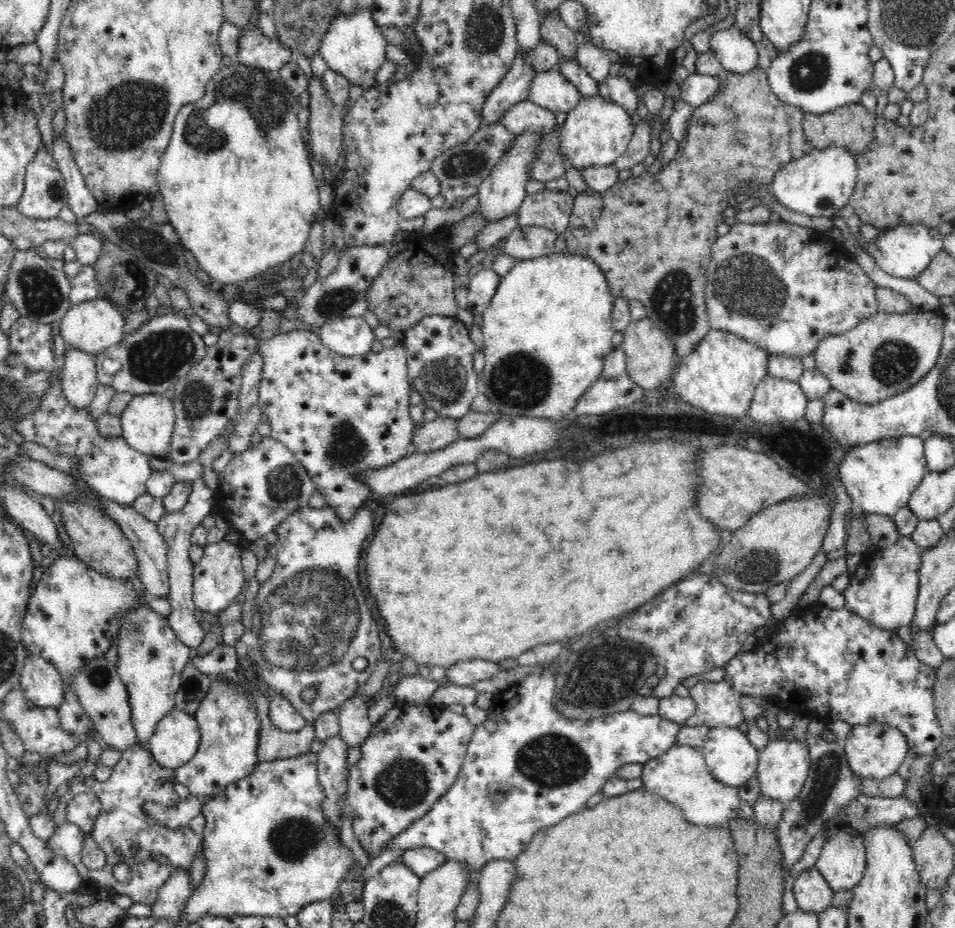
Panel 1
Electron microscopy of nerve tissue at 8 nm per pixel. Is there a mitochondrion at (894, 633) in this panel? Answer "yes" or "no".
no

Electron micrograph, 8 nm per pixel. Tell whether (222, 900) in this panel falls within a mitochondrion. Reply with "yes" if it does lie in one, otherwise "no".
no

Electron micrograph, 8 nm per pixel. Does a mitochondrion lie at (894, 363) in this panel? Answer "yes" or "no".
yes

